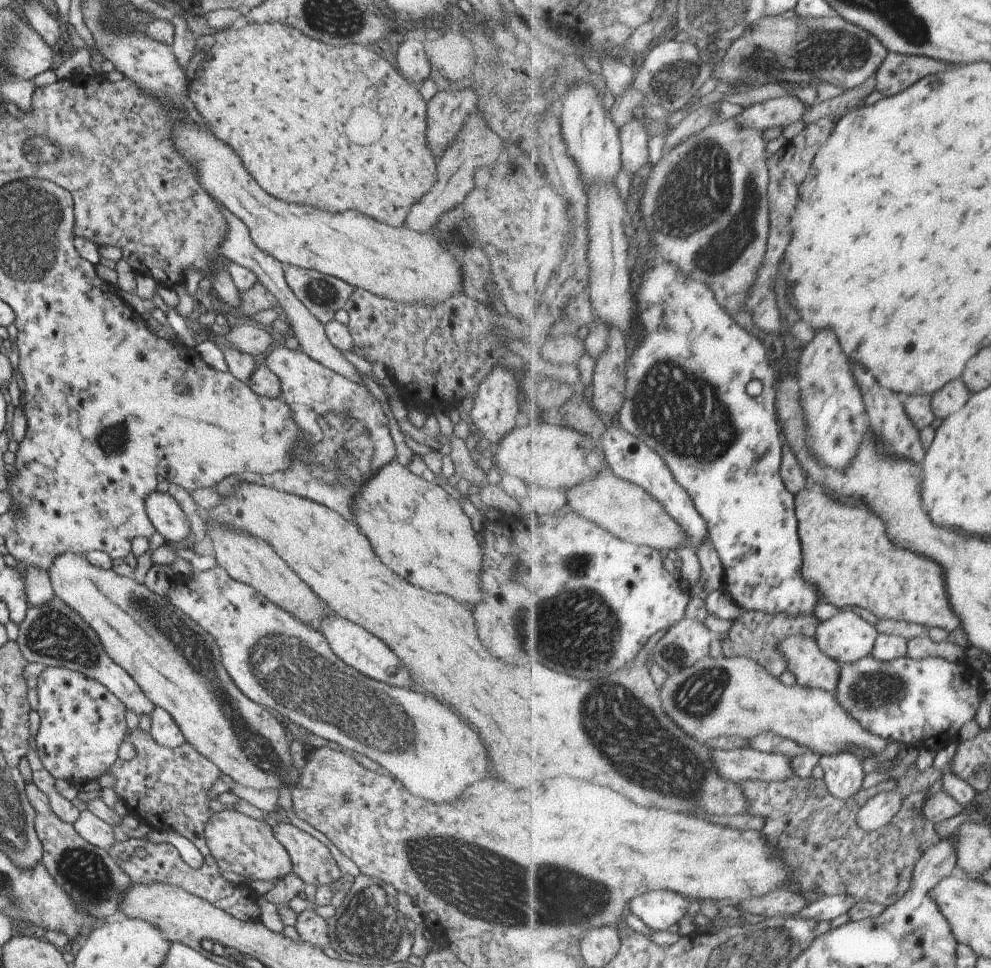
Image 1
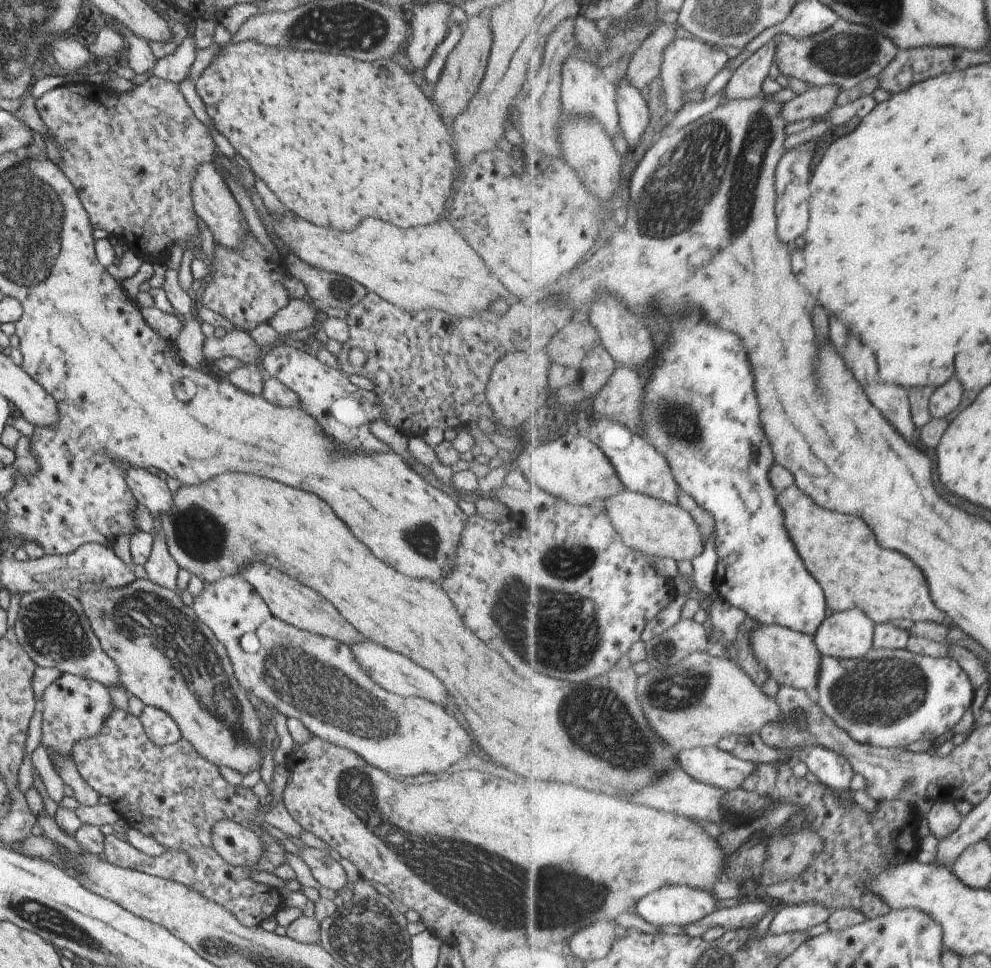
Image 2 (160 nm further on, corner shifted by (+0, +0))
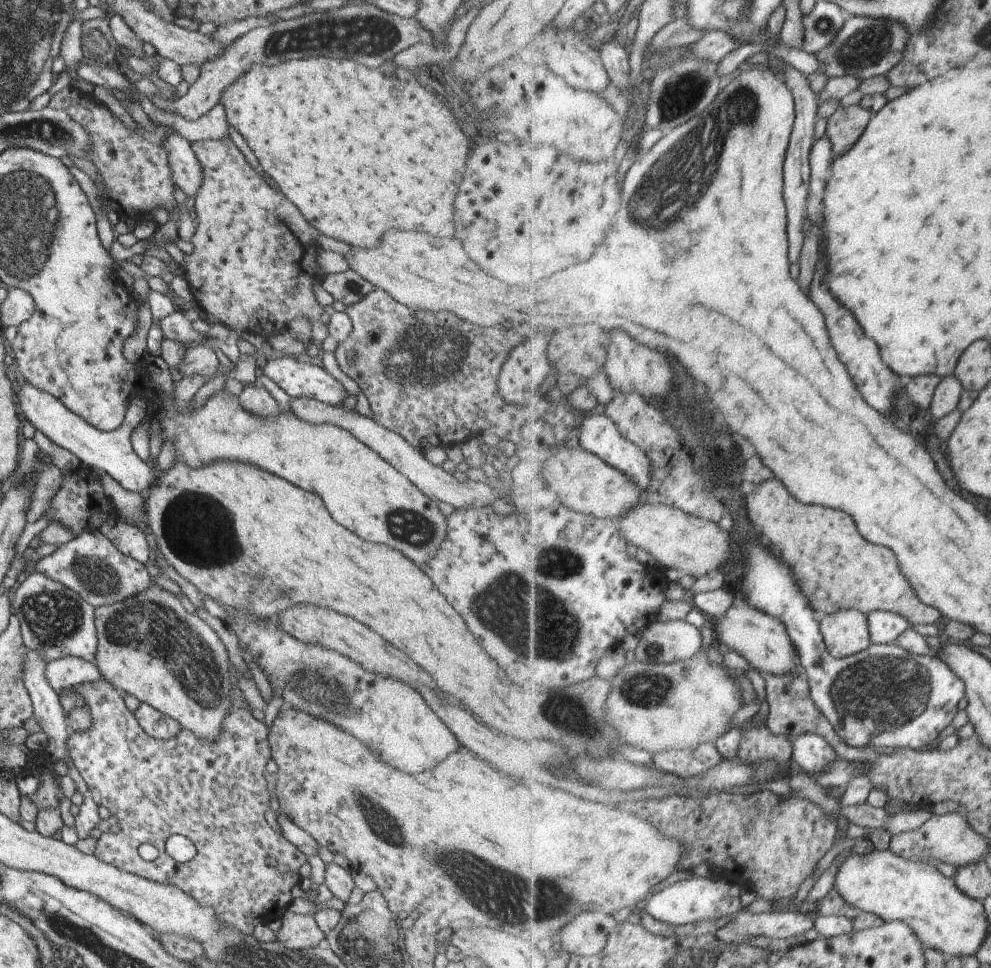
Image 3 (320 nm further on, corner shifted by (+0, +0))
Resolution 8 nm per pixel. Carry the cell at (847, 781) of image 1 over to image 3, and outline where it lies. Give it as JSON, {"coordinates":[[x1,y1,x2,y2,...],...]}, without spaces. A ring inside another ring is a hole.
{"coordinates":[[817,733,799,735,793,741,793,762,807,771,822,771,827,763,833,762,838,754,825,740,824,736]]}

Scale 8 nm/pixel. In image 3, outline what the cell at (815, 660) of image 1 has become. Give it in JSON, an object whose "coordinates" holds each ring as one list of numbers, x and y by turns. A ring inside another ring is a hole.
{"coordinates":[[735,603,725,614,714,622,716,635,731,650,744,657,760,674,782,675,793,668,793,652,798,656,797,647,790,637,782,619,774,617,753,605]]}

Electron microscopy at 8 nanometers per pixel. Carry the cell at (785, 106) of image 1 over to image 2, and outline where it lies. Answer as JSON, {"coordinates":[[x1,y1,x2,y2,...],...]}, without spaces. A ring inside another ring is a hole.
{"coordinates":[[837,84,815,86,786,102,783,117,789,123,825,117,836,108,840,91]]}

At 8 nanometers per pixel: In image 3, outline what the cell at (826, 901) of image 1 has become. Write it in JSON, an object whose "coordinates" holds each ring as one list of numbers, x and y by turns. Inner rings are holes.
{"coordinates":[[800,907,794,912,775,912,753,914,753,912,737,913,737,916,721,927,716,936,723,942,749,943,753,936,764,936,777,940,795,938,805,934,807,930,815,929,815,921,805,914,805,908]]}

